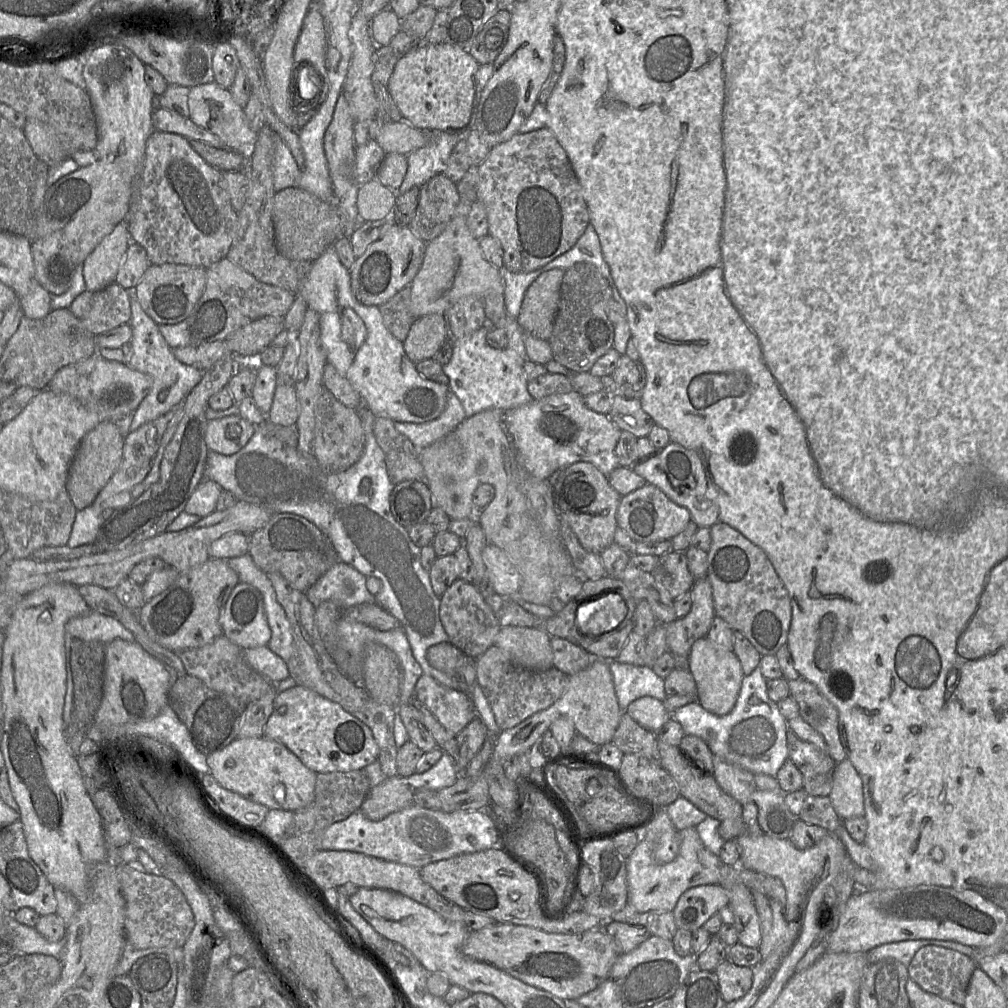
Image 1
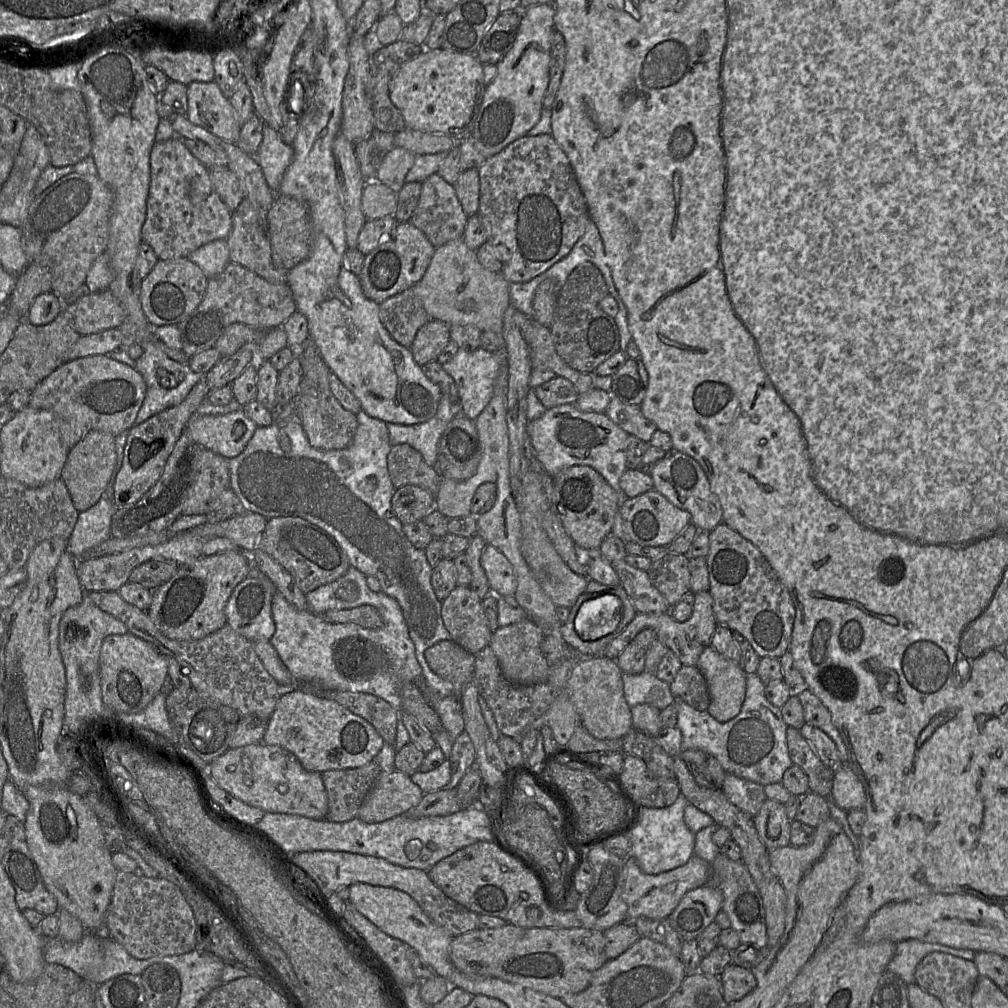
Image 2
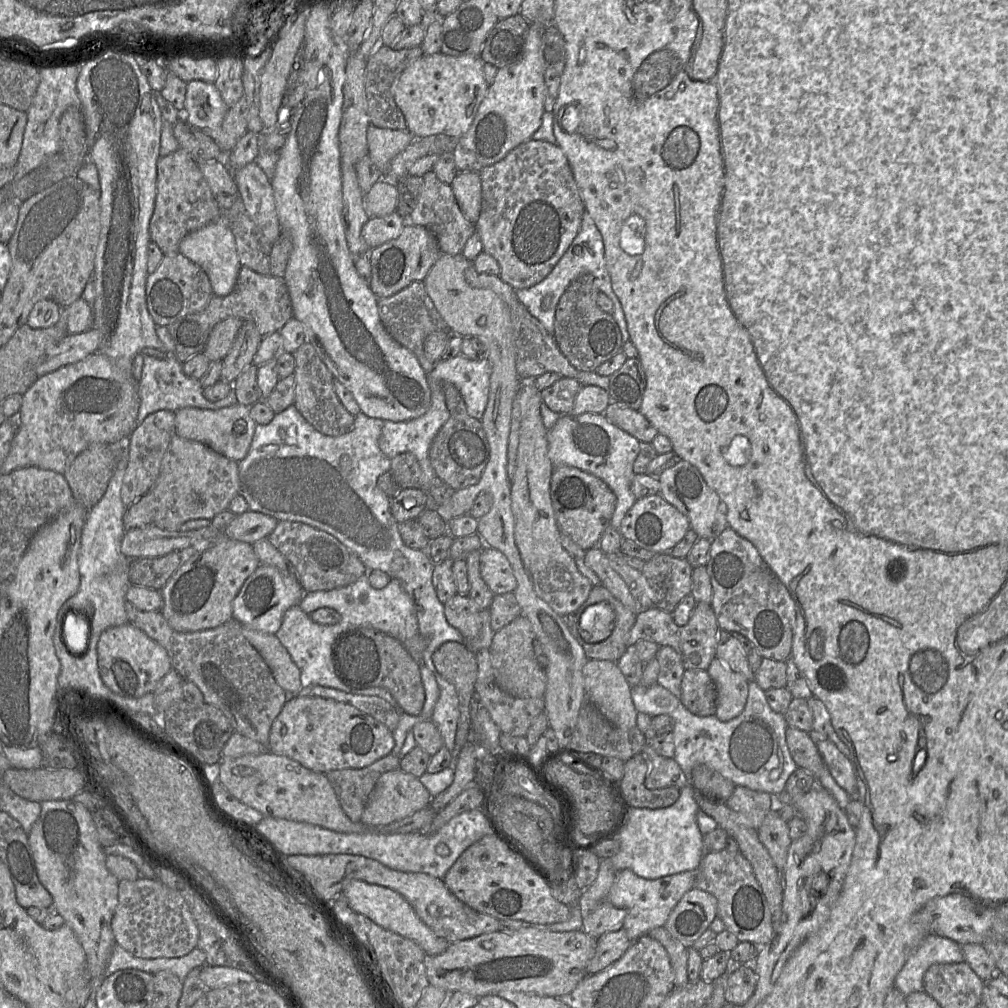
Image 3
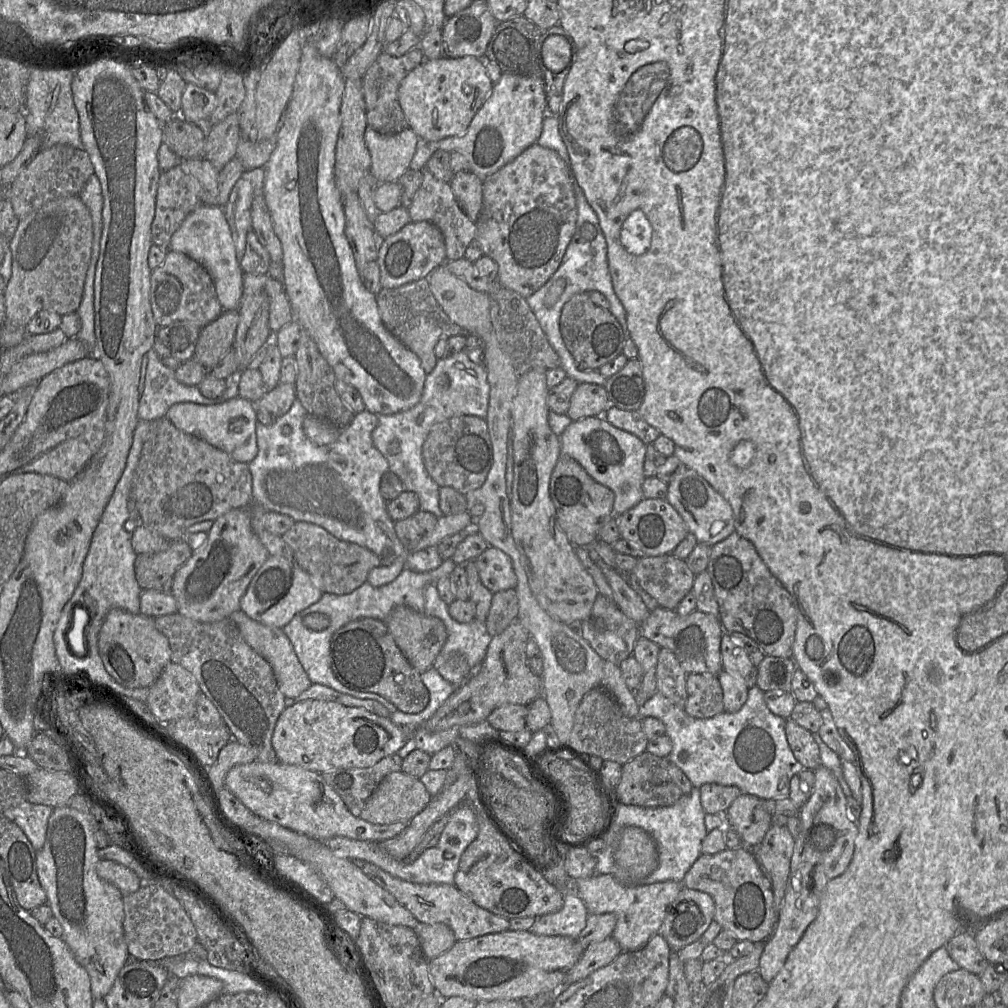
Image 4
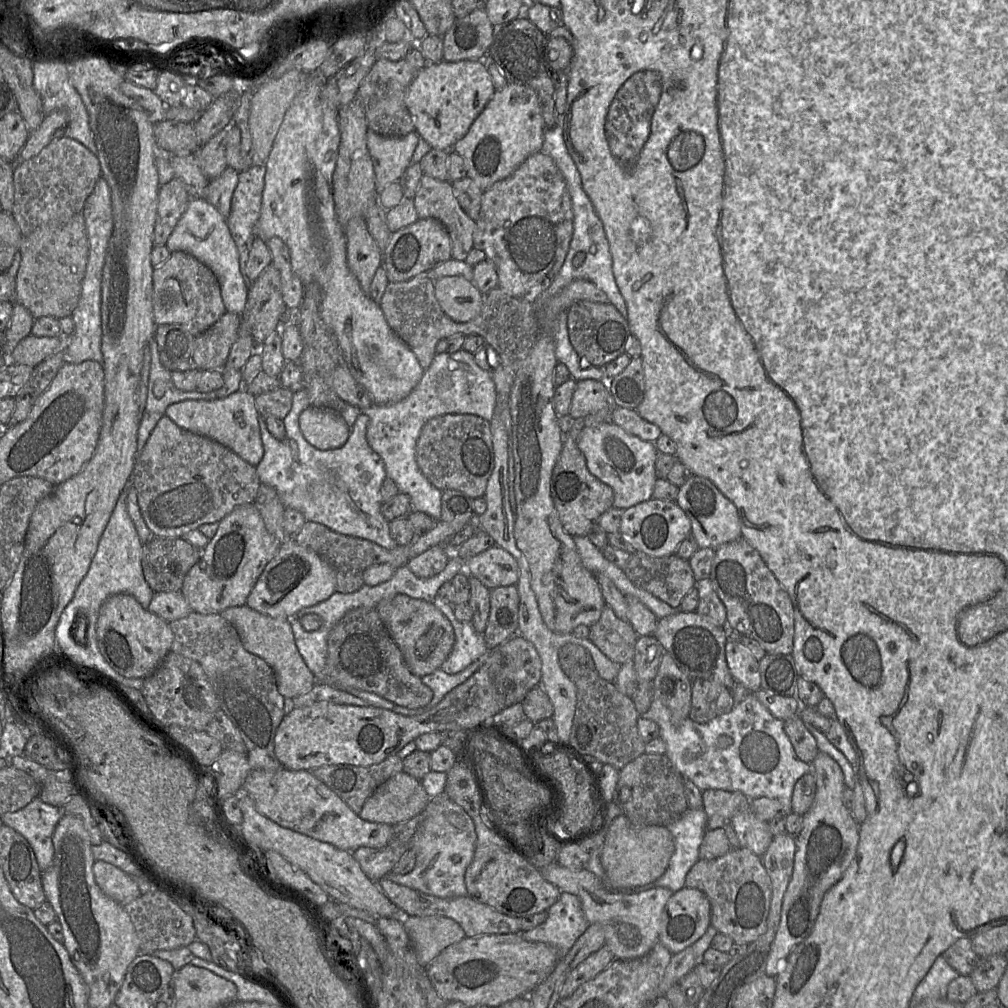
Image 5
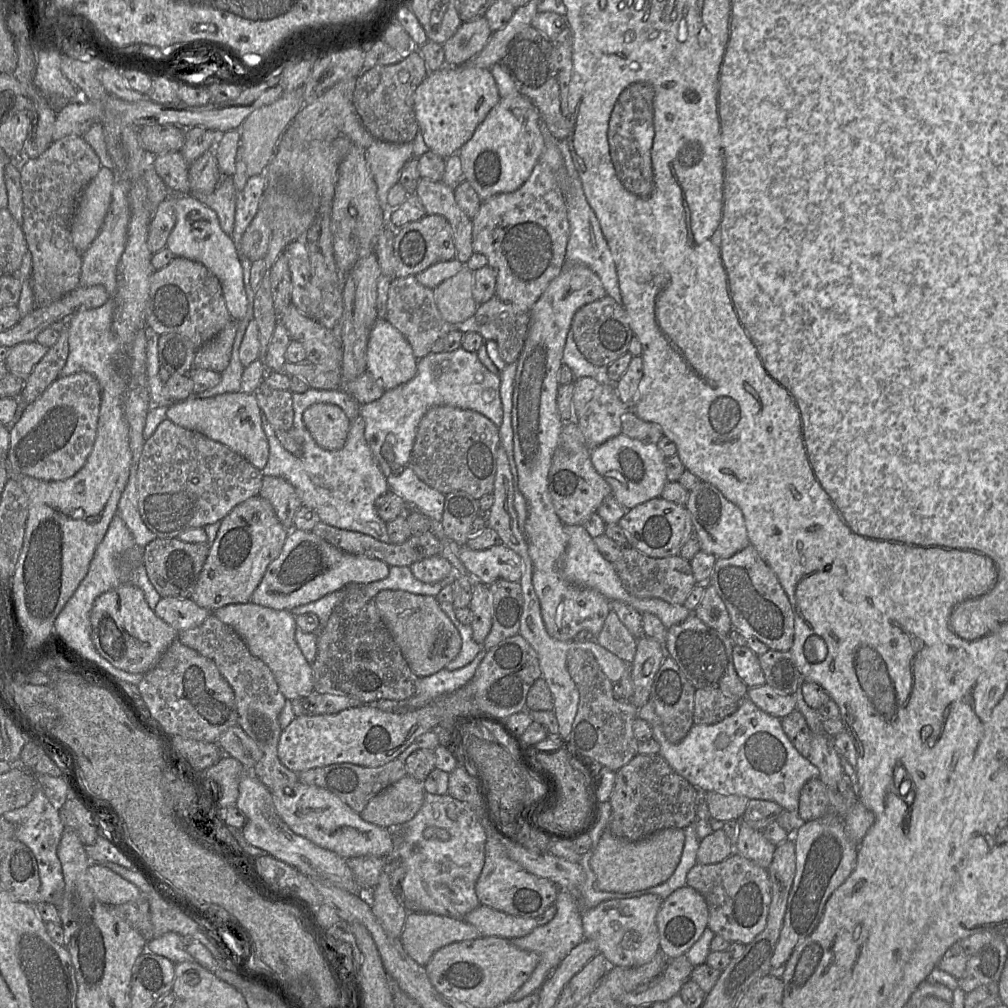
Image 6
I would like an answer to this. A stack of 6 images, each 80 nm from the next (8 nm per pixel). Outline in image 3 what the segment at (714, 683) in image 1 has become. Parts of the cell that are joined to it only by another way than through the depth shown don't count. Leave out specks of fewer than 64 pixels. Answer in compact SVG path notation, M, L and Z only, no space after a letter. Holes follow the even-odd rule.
M718 657L711 661L707 672L717 689L715 716L722 722L738 717L747 702L749 681L742 674L731 670Z

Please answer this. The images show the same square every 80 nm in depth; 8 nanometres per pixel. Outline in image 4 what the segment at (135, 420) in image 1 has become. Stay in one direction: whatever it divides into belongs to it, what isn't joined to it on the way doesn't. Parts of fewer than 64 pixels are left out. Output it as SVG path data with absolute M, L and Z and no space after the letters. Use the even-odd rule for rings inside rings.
M154 348L147 352L147 357L144 389L139 398L138 421L153 421L165 417L168 409L176 403L212 405L220 402L220 399L202 397L198 386L179 382L175 377L175 370L160 361Z

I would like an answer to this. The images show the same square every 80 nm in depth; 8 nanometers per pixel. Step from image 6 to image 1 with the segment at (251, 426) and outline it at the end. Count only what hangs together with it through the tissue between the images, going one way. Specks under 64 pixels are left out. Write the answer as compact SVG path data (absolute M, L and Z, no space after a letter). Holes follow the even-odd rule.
M238 415L208 420L205 443L209 450L232 455L238 452L254 434L256 426Z

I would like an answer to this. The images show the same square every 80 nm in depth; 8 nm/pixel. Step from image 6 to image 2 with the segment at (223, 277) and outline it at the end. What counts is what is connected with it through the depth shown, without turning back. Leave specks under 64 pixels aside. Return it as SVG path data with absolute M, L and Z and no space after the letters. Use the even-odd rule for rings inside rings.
M227 239L209 242L191 252L187 259L199 266L208 279L218 276L230 262Z

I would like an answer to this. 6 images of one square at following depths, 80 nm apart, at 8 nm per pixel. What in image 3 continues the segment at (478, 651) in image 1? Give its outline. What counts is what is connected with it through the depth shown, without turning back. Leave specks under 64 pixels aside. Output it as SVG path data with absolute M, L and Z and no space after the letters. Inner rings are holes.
M456 593L443 605L447 622L457 629L465 640L472 640L479 635L480 611L467 595Z

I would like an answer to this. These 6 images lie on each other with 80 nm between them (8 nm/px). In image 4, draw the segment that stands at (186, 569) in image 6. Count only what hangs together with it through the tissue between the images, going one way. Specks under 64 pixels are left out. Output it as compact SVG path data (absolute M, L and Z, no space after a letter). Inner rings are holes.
M186 538L171 540L158 552L139 554L135 560L135 576L142 589L171 592L174 575L193 555Z

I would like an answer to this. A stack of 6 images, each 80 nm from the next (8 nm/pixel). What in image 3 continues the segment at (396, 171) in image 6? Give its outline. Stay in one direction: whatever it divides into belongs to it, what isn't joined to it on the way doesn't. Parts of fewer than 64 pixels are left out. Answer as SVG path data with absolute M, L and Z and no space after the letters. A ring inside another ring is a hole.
M370 124L367 129L368 155L384 175L392 159L413 140L414 136L407 129L383 129Z

